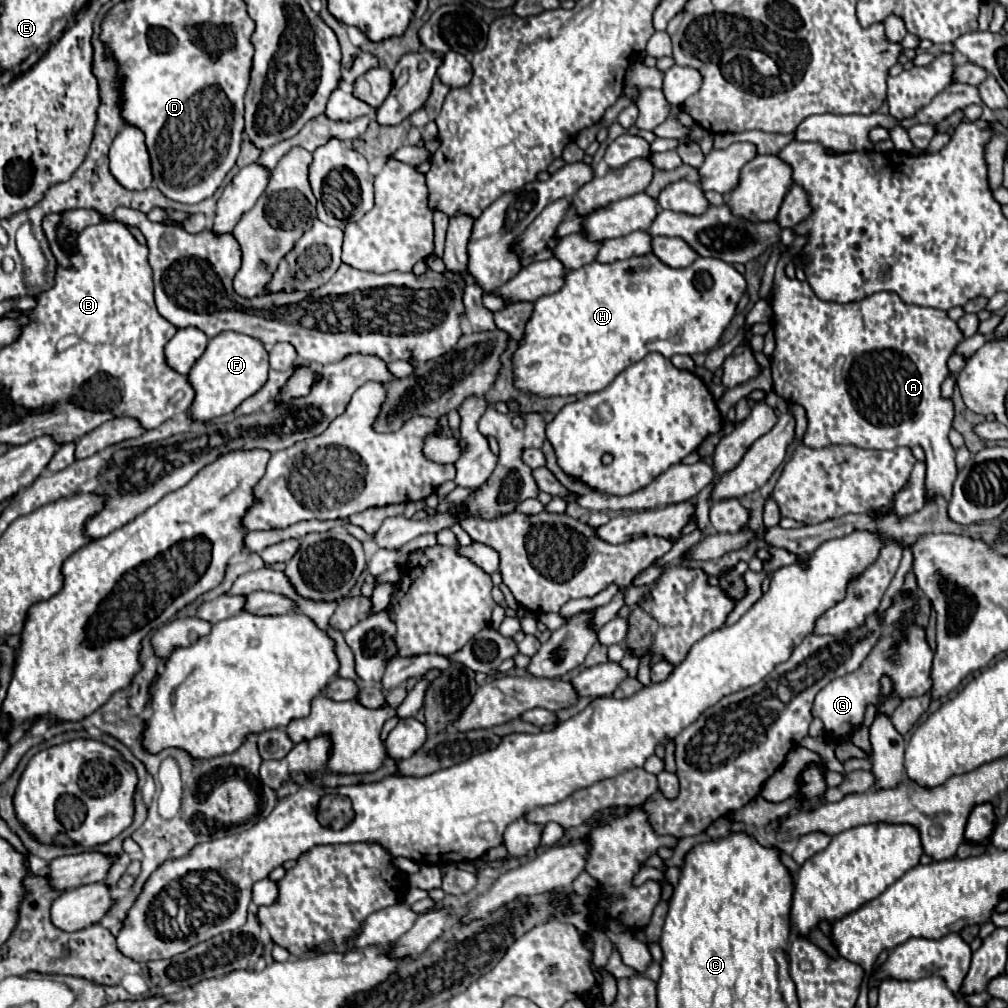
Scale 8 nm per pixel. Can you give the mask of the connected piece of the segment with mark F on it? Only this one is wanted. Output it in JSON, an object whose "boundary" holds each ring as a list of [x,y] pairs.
{"boundary":[[[223,332],[215,336],[213,340],[209,340],[203,356],[193,364],[187,374],[187,380],[195,390],[189,418],[193,422],[209,422],[213,418],[231,414],[245,398],[253,396],[265,384],[267,372],[267,350],[259,340],[237,332]]]}

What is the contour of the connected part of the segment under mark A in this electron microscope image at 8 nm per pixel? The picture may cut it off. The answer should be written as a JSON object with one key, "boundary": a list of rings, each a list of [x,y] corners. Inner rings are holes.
{"boundary":[[[807,234],[797,236],[791,244],[790,249],[781,254],[773,281],[773,292],[771,292],[771,308],[773,308],[773,332],[775,332],[775,352],[771,356],[771,372],[773,372],[773,392],[777,392],[777,396],[781,396],[785,402],[793,402],[793,404],[801,404],[805,408],[807,414],[807,432],[803,436],[803,444],[809,448],[825,448],[825,446],[857,446],[857,448],[875,448],[875,450],[893,450],[899,448],[899,444],[919,444],[925,454],[927,454],[927,488],[931,496],[941,496],[945,500],[951,498],[951,486],[955,482],[957,476],[957,468],[955,468],[955,448],[949,444],[947,434],[953,426],[953,402],[949,398],[943,398],[941,394],[941,384],[943,380],[949,376],[949,368],[947,368],[947,360],[949,356],[955,352],[957,344],[965,340],[963,332],[959,330],[957,322],[951,320],[947,316],[947,312],[937,310],[937,308],[925,308],[925,306],[915,306],[915,304],[905,304],[897,294],[893,292],[877,292],[871,294],[859,302],[851,302],[851,304],[837,304],[837,302],[823,302],[815,296],[815,292],[811,290],[809,282],[801,282],[797,278],[787,278],[785,267],[792,262],[798,255],[803,246],[807,243]],[[839,354],[845,356],[845,366],[843,366],[843,384],[835,384],[835,360],[839,358]]]}

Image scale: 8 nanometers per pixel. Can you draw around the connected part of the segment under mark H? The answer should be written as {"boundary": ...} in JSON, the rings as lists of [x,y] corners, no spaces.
{"boundary":[[[653,254],[635,256],[635,258],[627,258],[627,260],[617,260],[617,262],[611,262],[611,264],[601,264],[601,262],[585,264],[585,268],[579,268],[579,270],[573,270],[573,272],[565,274],[565,284],[563,284],[563,288],[557,294],[543,296],[541,300],[535,300],[533,314],[531,314],[531,318],[525,324],[525,336],[523,336],[523,340],[519,340],[519,346],[517,346],[515,354],[513,354],[513,384],[521,392],[535,394],[539,398],[579,396],[581,392],[583,394],[593,394],[593,392],[599,392],[605,386],[609,386],[619,372],[623,372],[627,366],[639,362],[641,358],[645,358],[651,352],[659,352],[665,358],[671,358],[675,354],[689,354],[691,356],[691,354],[699,354],[699,352],[709,352],[711,348],[717,346],[717,342],[721,340],[725,328],[729,326],[731,318],[735,316],[737,304],[739,304],[741,296],[745,294],[745,288],[747,288],[745,278],[731,264],[727,264],[723,260],[717,260],[717,258],[701,258],[699,256],[691,266],[677,268],[677,270],[669,268],[667,264],[663,264]]]}

